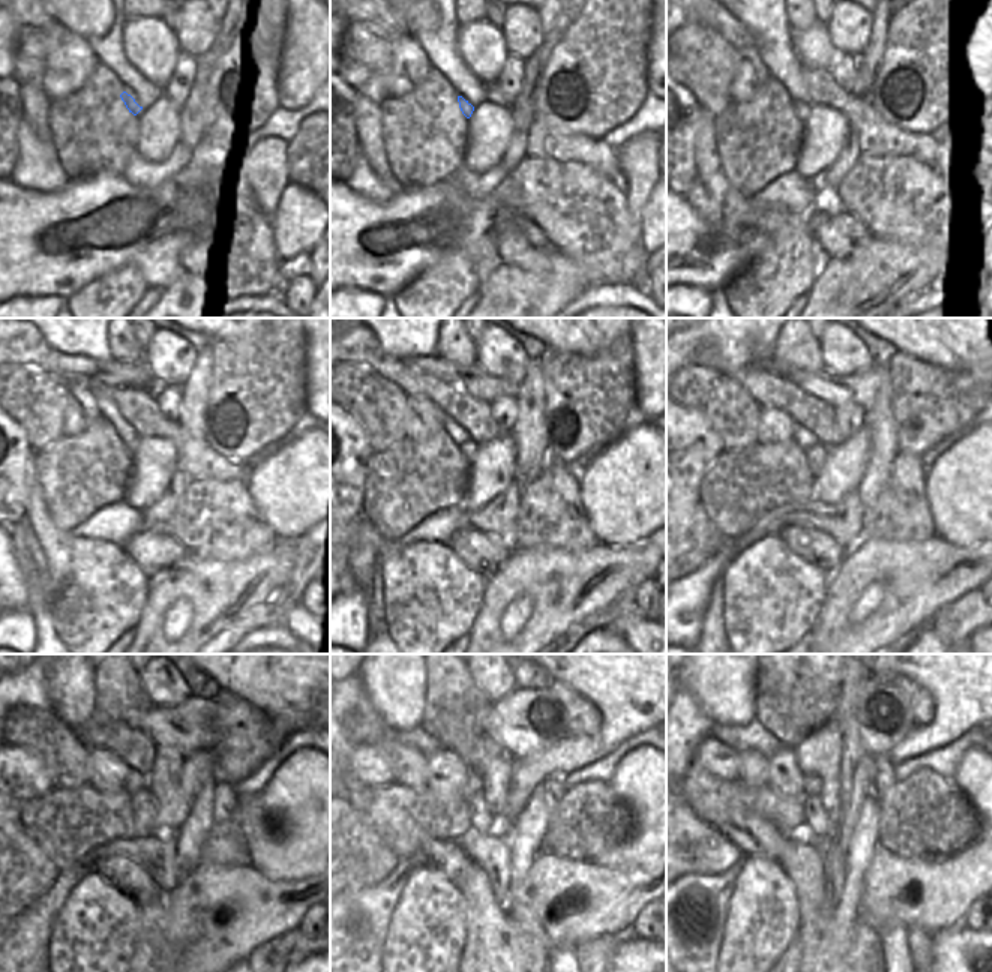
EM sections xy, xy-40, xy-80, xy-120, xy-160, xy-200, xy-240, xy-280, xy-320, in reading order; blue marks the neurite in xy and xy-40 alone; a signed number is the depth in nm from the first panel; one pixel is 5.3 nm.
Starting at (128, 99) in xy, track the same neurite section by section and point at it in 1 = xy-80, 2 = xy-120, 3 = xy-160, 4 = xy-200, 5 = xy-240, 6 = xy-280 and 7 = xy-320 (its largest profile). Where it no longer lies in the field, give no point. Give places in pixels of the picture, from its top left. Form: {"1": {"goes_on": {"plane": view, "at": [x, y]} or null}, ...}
{"1": {"goes_on": {"plane": "xy-80", "at": [802, 110]}}, "2": {"goes_on": {"plane": "xy-120", "at": [131, 447]}}, "3": {"goes_on": {"plane": "xy-160", "at": [468, 449]}}, "4": {"goes_on": {"plane": "xy-200", "at": [815, 456]}}, "5": {"goes_on": {"plane": "xy-240", "at": [143, 803]}}, "6": {"goes_on": {"plane": "xy-280", "at": [479, 813]}}, "7": {"goes_on": {"plane": "xy-320", "at": [815, 818]}}}

